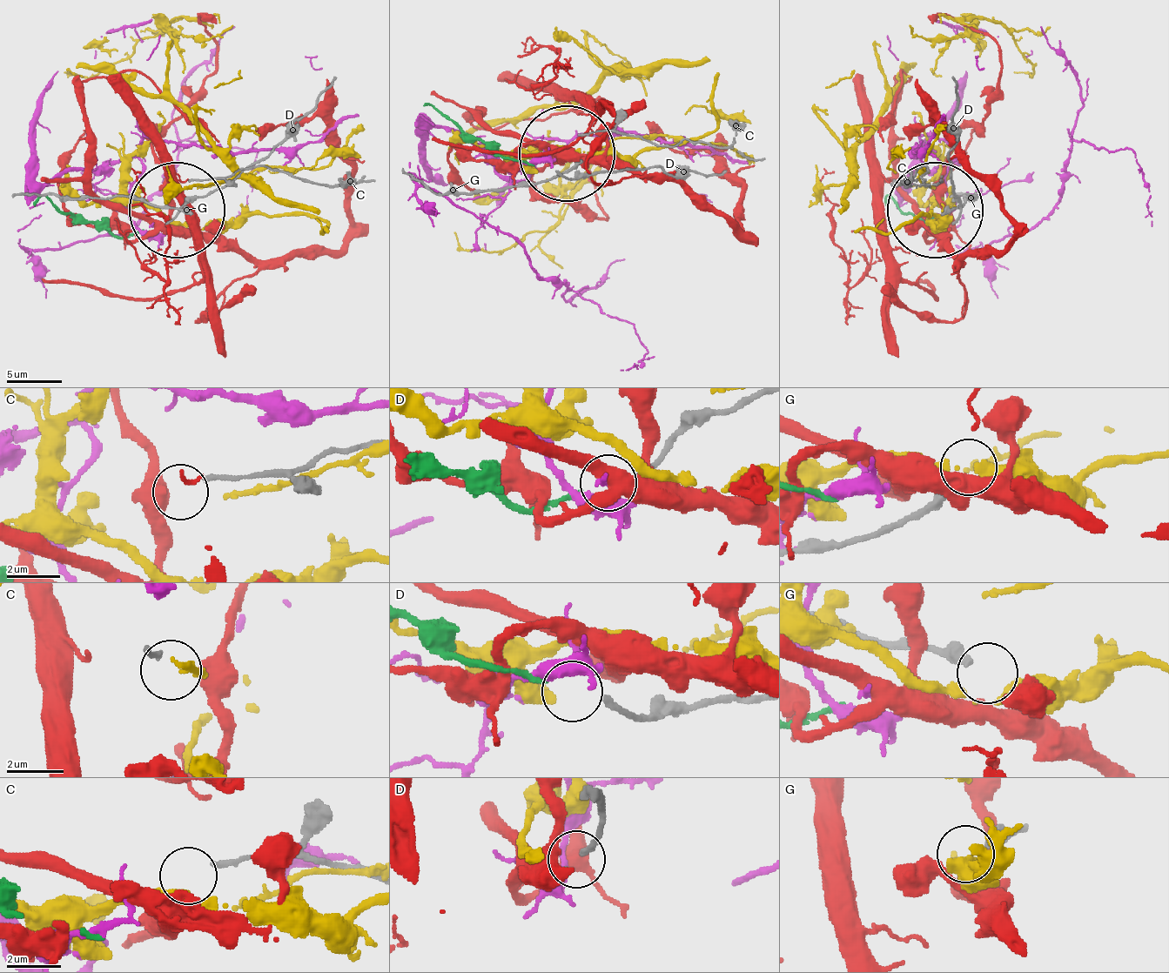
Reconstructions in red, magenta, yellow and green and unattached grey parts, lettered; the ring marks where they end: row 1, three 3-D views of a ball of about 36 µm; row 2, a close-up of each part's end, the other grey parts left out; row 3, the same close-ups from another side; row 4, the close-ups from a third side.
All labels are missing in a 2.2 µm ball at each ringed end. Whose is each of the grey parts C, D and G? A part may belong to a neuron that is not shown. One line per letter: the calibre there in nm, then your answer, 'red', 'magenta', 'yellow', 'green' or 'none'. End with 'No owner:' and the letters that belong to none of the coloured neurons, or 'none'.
C: 180 nm thick; none
D: 200 nm thick; green
G: 380 nm thick; none
No owner: C, G

